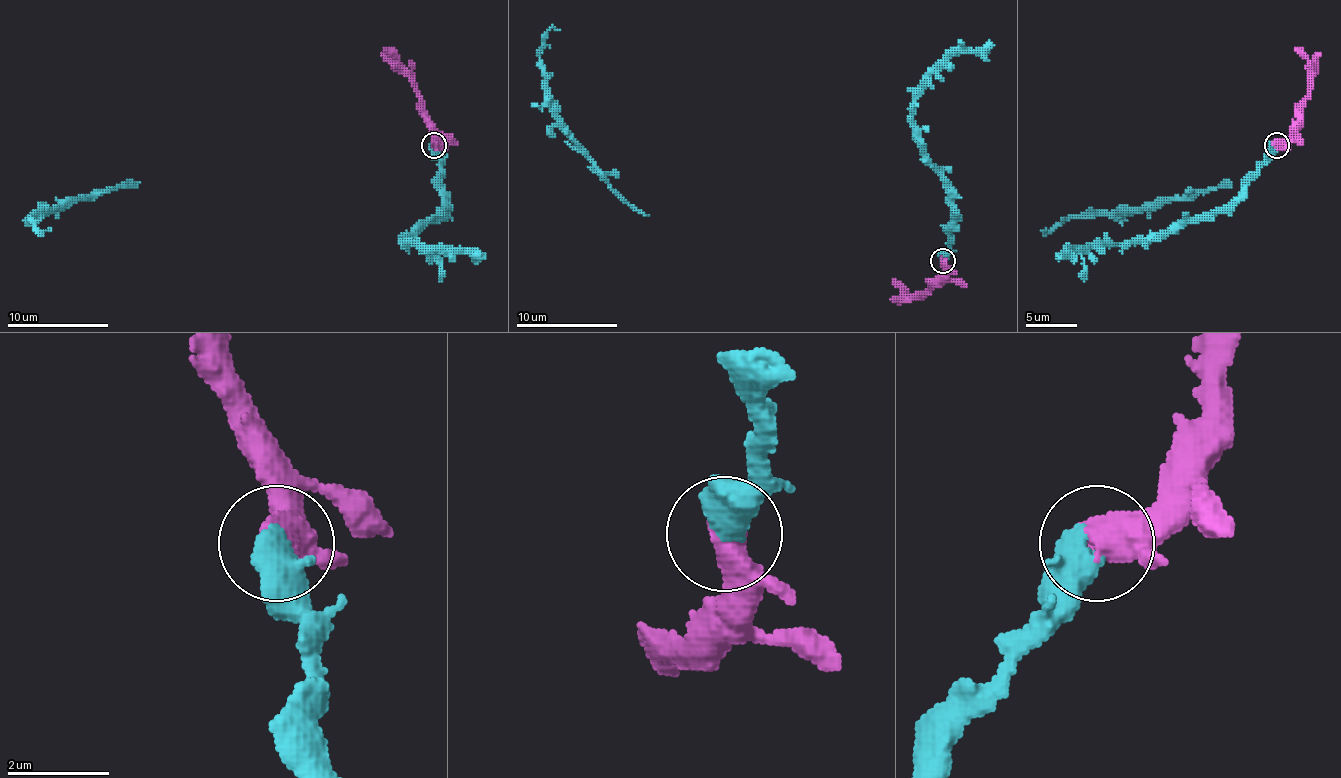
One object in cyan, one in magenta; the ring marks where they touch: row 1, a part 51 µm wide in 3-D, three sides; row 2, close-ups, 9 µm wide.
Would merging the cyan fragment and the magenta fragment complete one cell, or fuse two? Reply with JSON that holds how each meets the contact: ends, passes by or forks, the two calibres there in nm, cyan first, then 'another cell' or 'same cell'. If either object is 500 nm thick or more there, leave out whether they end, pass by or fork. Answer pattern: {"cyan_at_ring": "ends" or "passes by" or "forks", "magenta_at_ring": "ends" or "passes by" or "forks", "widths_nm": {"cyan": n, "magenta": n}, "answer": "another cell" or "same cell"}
{"widths_nm": {"cyan": 420, "magenta": 600}, "answer": "same cell"}

